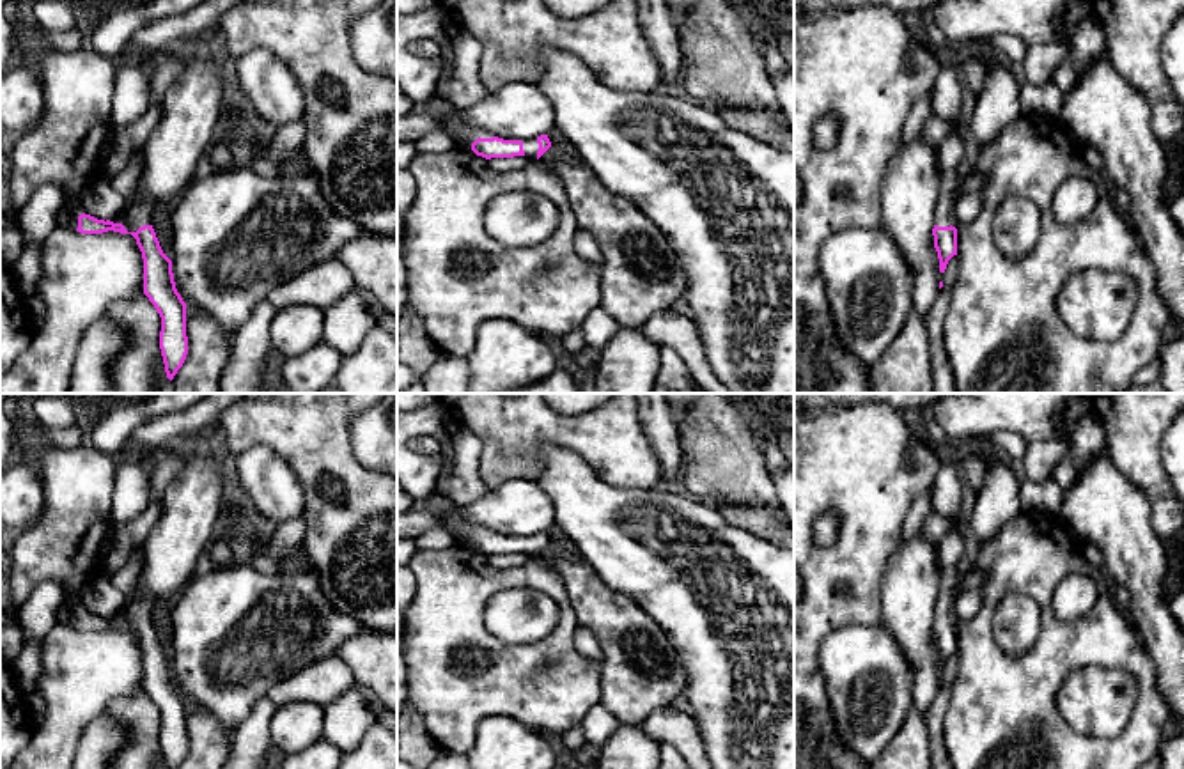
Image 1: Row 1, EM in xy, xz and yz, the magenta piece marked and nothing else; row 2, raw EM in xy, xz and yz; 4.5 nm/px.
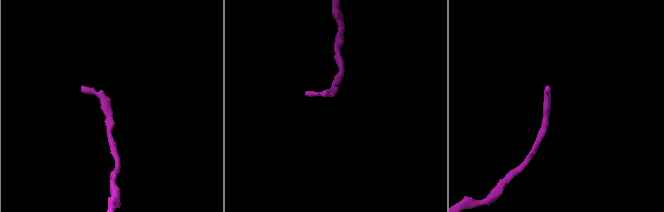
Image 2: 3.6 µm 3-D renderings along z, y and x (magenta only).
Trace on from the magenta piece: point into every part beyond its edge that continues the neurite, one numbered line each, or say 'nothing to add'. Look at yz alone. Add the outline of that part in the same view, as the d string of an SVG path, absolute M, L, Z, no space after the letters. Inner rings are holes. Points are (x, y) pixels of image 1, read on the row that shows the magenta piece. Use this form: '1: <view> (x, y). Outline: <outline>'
1: yz (945, 94). Outline: M946 64L936 74L929 90L932 113L954 124L954 131L939 144L941 188L936 206L936 225L952 225L954 190L961 183L957 167L964 159L964 144L959 135L959 117L962 105L962 90L957 73Z

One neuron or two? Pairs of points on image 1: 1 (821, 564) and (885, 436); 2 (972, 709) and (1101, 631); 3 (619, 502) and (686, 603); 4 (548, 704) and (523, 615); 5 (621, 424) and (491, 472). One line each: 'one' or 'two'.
1: one
2: one
3: one
4: two
5: one

